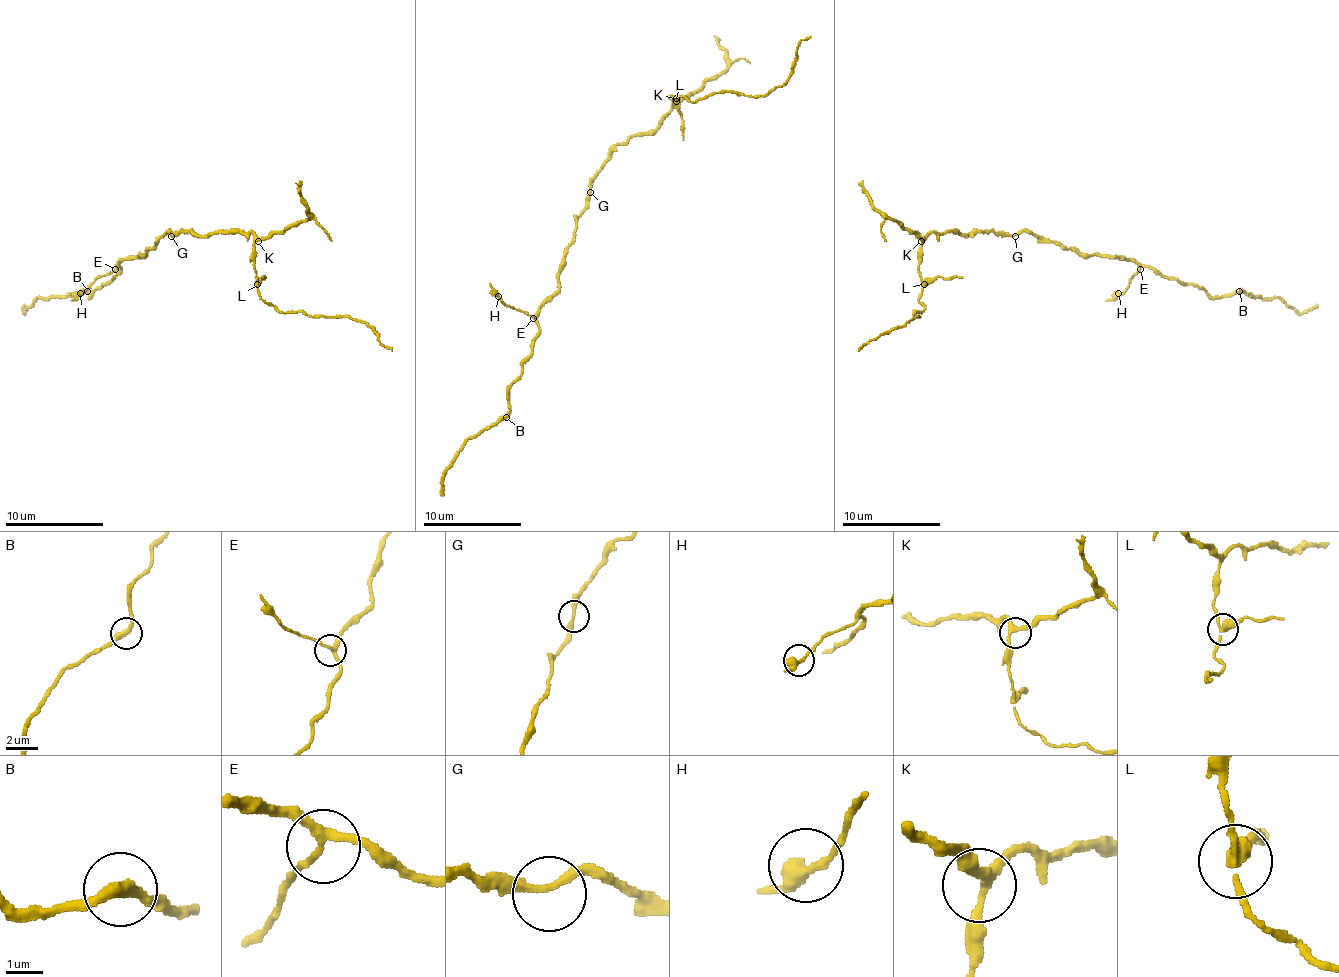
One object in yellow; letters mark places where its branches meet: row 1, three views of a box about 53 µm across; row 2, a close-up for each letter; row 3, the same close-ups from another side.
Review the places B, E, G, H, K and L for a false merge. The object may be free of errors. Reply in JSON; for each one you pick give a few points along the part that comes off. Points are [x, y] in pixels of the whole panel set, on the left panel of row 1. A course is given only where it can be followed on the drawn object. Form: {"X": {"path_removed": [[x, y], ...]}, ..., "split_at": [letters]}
{"split_at": ["L"]}

